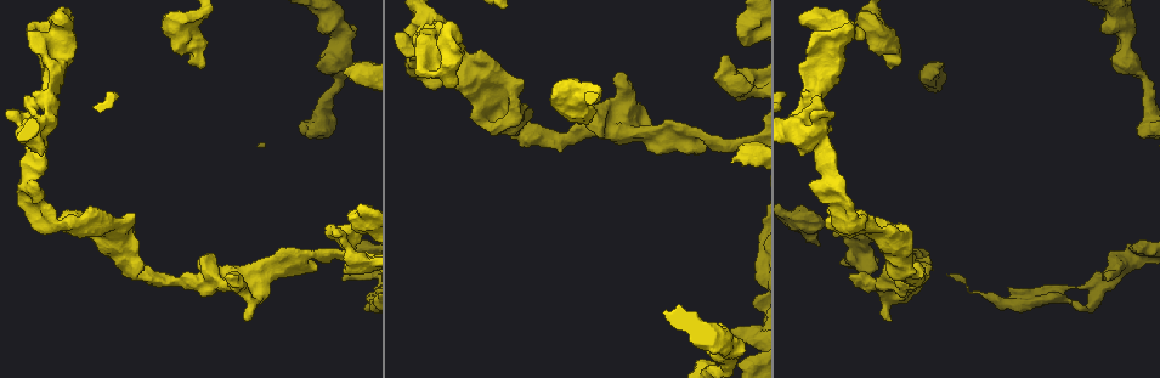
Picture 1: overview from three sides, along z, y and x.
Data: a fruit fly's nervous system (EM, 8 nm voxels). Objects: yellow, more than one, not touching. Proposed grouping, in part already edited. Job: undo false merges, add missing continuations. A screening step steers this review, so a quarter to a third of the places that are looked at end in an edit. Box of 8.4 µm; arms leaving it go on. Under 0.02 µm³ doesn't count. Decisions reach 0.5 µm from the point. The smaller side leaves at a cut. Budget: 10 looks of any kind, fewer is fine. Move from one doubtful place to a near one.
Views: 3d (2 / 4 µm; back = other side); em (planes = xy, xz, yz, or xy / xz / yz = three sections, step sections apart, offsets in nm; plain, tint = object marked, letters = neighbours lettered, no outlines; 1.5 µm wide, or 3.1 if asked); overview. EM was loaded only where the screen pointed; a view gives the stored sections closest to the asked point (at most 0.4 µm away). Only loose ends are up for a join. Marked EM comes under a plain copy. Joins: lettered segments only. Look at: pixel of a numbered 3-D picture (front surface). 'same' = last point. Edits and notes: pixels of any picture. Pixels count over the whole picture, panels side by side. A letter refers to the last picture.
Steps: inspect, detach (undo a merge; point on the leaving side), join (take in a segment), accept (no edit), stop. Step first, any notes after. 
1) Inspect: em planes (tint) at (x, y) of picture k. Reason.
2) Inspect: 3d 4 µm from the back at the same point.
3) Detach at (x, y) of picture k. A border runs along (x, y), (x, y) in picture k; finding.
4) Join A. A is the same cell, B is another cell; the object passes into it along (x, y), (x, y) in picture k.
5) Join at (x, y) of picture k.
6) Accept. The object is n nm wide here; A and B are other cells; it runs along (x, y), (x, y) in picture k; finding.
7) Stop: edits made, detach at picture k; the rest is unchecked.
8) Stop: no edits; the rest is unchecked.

Inspect: 3d 2 µm at (244, 321) of picture 1. Free end.

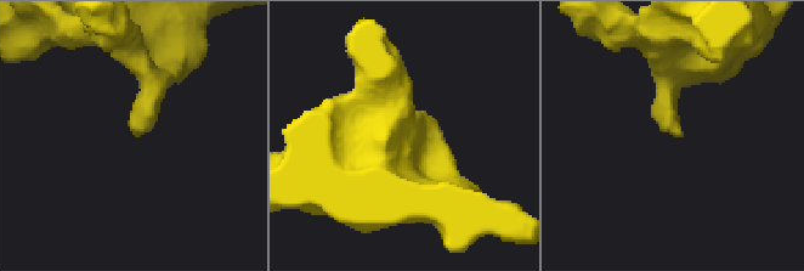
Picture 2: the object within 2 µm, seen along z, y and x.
Inspect: em yz step 8 (letters) at (681, 133) of picture 2. Shape alone is not enough.

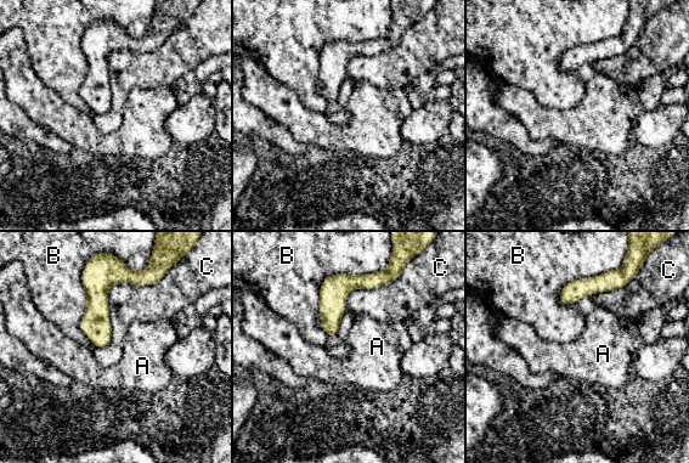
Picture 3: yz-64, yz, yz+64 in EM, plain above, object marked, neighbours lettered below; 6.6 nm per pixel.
Accept. A, B and C are other cells; it runs along (143, 282), (111, 278), (97, 292), (95, 342) in picture 3; none of them fits.

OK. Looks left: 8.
Inspect: 3d 2 µm at (515, 118) of picture 1.

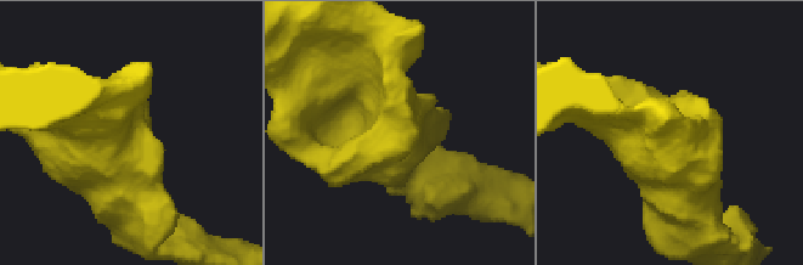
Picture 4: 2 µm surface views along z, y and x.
Inspect: em xy step 4 (tint) at (120, 176) of picture 4.

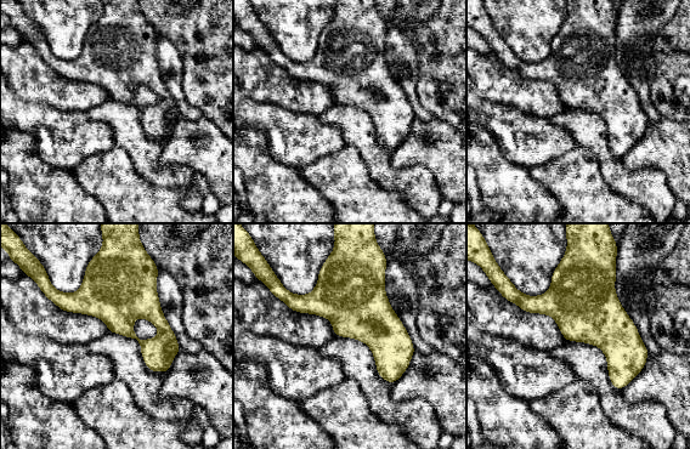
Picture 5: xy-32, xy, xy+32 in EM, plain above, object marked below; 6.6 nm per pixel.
Inspect: em planes (letters) at the same point.

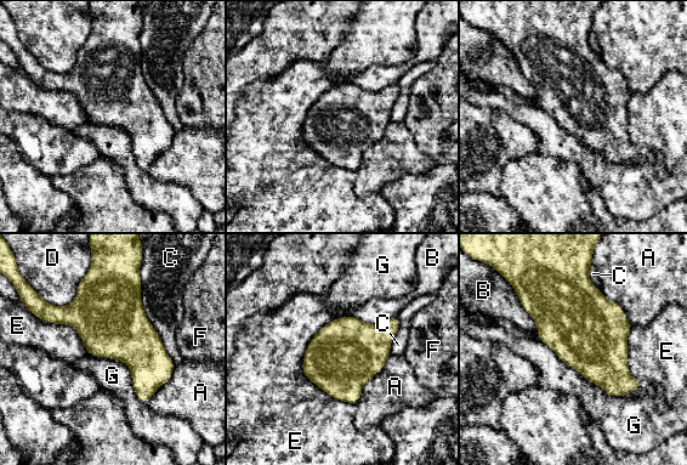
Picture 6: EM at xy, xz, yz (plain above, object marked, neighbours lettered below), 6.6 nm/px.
Accept. The object is 400 nm wide here; A, B, C, D, E, F and G are other cells; a border runs along (141, 243), (142, 310), (175, 363) in picture 6; one neuron here.

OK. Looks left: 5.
Inspect: 3d 4 µm from the back at (202, 66) of picture 1.

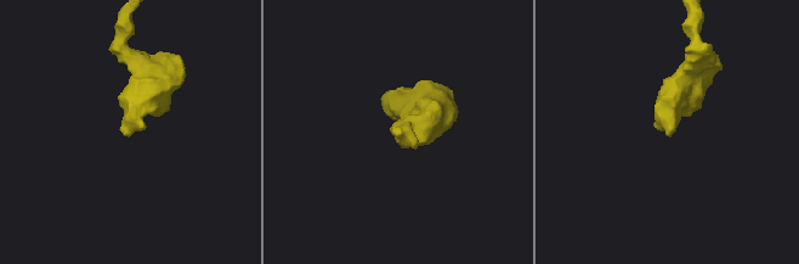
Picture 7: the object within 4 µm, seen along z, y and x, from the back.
Inspect: em planes (letters) at (396, 134) of picture 7.

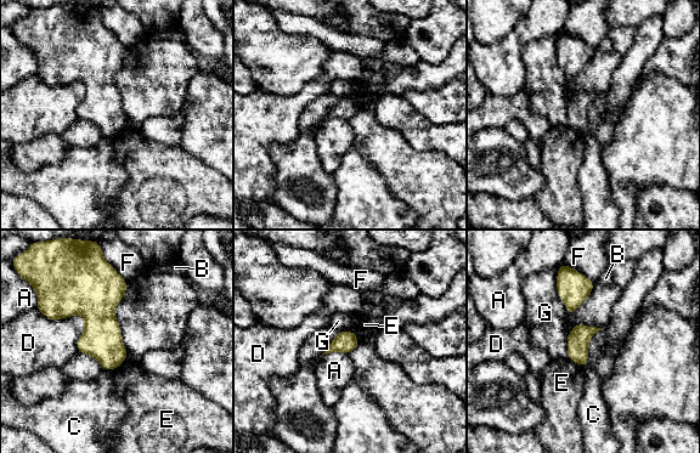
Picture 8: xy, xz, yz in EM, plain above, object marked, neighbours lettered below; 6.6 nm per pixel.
Accept. A, B, C, D, E, F and G are other cells; a border runs along (348, 354), (326, 352), (317, 362) in picture 8; none of them fits.

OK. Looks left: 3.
Inspect: em xy step 4 (letters) at (798, 18) of picture 1. Branch stops here.

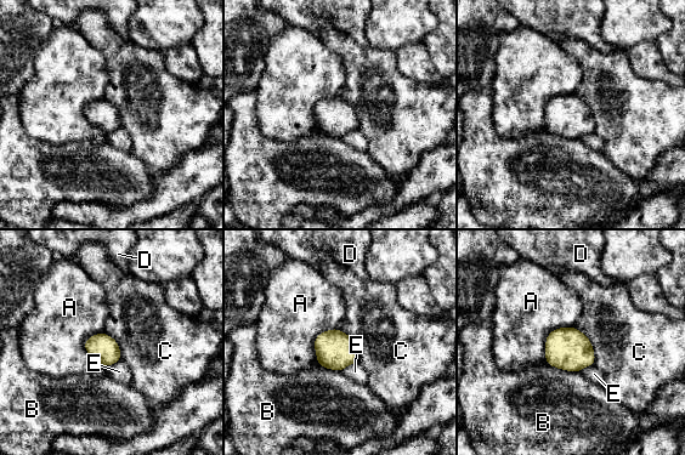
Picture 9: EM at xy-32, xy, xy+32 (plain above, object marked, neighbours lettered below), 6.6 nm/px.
Accept. A, B, C, D and E are other cells; a border runs along (573, 325), (549, 333), (544, 362) in picture 9; no lettered segment goes on from it.

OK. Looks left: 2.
Stop: no edits; the rest is unchecked.

